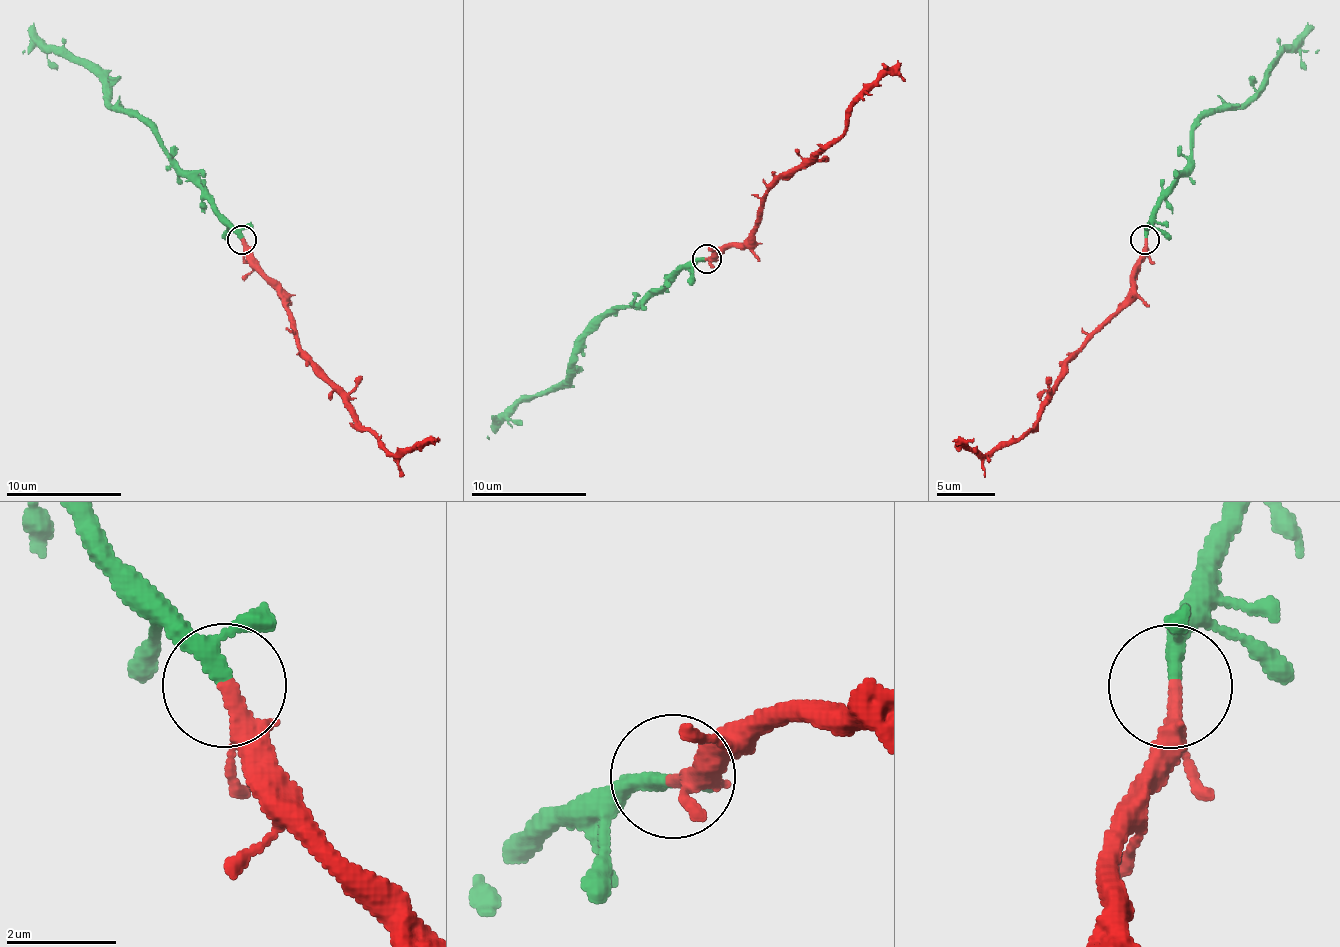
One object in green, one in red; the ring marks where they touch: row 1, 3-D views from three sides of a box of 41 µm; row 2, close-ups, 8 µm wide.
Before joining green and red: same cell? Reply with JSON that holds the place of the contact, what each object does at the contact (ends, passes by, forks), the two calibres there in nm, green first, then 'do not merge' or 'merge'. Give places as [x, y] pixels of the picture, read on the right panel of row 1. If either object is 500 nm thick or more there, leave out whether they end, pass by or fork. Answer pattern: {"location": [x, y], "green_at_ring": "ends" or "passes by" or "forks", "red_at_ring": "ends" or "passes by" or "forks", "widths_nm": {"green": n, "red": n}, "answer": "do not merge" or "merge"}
{"location": [1145, 240], "green_at_ring": "passes by", "red_at_ring": "ends", "widths_nm": {"green": 240, "red": 320}, "answer": "merge"}

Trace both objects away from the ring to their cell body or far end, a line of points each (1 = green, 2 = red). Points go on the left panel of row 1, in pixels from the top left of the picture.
1: (241, 237), (178, 167), (158, 132), (142, 117), (114, 108), (105, 84), (81, 63), (36, 46), (23, 54)
2: (241, 240), (250, 266), (277, 295), (297, 346), (357, 419), (394, 455), (419, 444), (433, 444), (439, 438)

